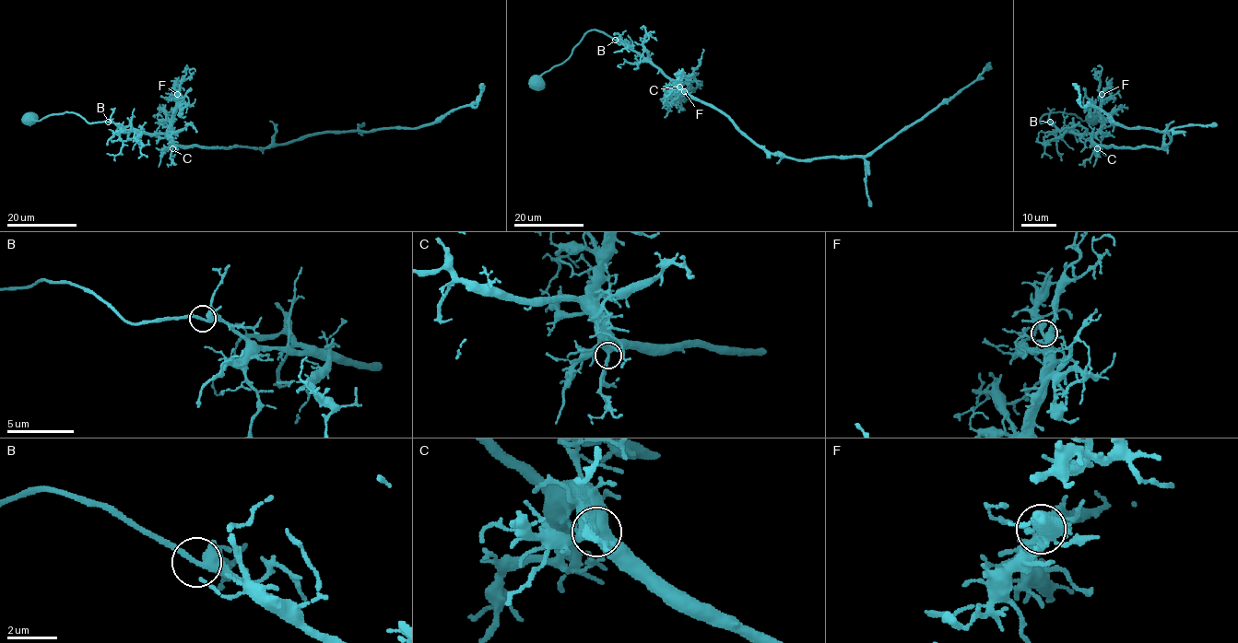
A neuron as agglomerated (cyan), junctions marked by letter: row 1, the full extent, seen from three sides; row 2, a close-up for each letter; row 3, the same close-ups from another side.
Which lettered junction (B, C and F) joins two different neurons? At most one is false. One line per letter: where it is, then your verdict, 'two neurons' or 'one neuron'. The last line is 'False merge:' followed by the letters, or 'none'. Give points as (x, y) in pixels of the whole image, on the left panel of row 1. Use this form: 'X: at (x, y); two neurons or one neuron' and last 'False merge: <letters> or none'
B: at (108, 122); one neuron
C: at (172, 148); one neuron
F: at (177, 94); one neuron
False merge: none

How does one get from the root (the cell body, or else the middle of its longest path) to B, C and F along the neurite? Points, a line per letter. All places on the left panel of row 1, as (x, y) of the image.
B: (246, 147), (177, 146), (164, 134), (123, 130), (108, 122)
C: (246, 147), (172, 148)
F: (246, 147), (177, 146), (169, 136), (177, 94)

